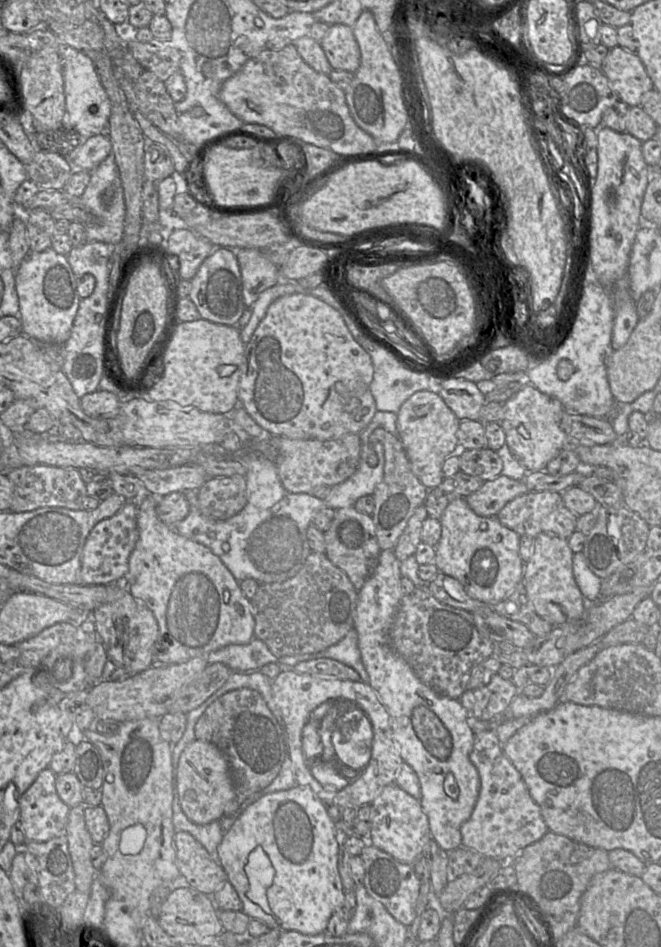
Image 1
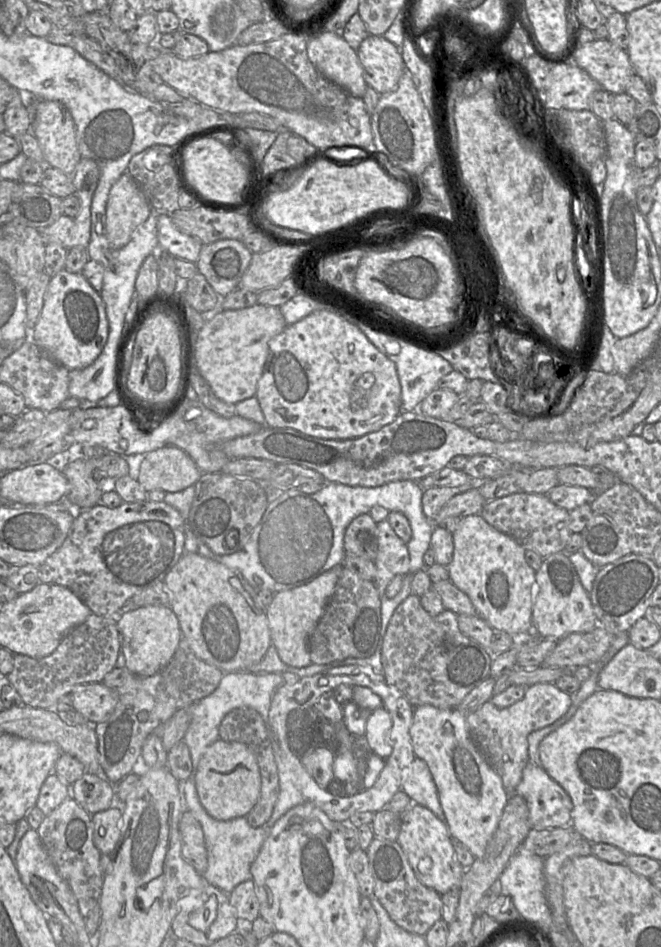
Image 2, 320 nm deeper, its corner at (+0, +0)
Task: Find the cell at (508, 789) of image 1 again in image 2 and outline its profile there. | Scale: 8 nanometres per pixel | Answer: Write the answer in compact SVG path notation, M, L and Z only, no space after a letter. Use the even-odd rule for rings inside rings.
M528 762L513 794L525 799L532 829L544 830L570 826L572 800L542 766Z

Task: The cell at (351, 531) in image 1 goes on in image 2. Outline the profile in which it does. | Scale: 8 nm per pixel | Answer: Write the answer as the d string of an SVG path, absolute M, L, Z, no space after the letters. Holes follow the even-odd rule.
M387 520L377 523L377 529L378 554L374 561L377 574L374 585L382 597L396 575L410 574L410 557L407 544L395 533Z

